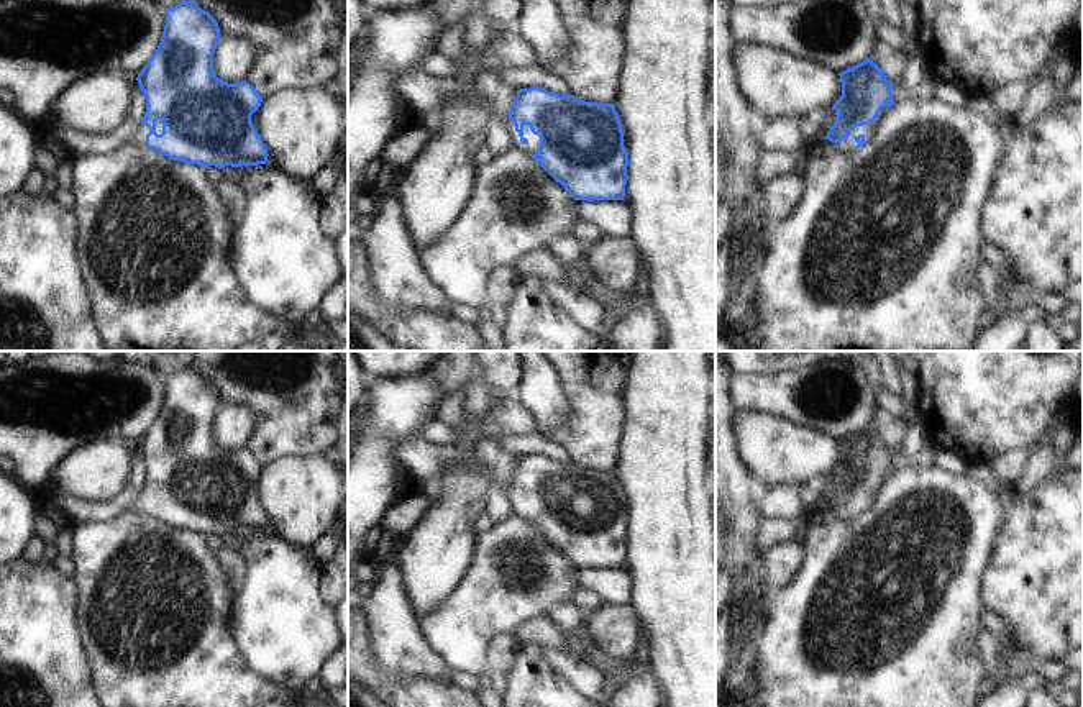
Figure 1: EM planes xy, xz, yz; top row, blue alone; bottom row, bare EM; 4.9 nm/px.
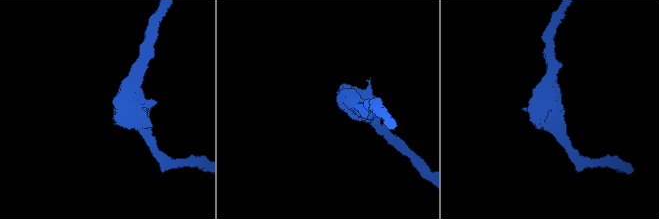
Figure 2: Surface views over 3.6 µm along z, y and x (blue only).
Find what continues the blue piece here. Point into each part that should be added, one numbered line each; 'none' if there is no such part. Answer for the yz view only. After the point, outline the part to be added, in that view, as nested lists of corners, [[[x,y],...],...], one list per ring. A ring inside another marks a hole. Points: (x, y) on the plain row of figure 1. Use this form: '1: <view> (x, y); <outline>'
1: yz (847, 512); [[[884,472],[873,490],[853,495],[845,507],[840,507],[837,510],[839,518],[847,520],[847,522],[853,520],[853,517],[858,512],[853,505],[858,502],[863,502],[866,510],[871,509],[871,505],[875,504],[875,500],[880,495],[880,489],[884,486],[888,476],[889,474]]]

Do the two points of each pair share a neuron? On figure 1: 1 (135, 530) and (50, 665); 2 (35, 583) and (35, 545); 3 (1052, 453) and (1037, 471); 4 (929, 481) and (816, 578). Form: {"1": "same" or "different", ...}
{"1": "different", "2": "different", "3": "same", "4": "same"}

